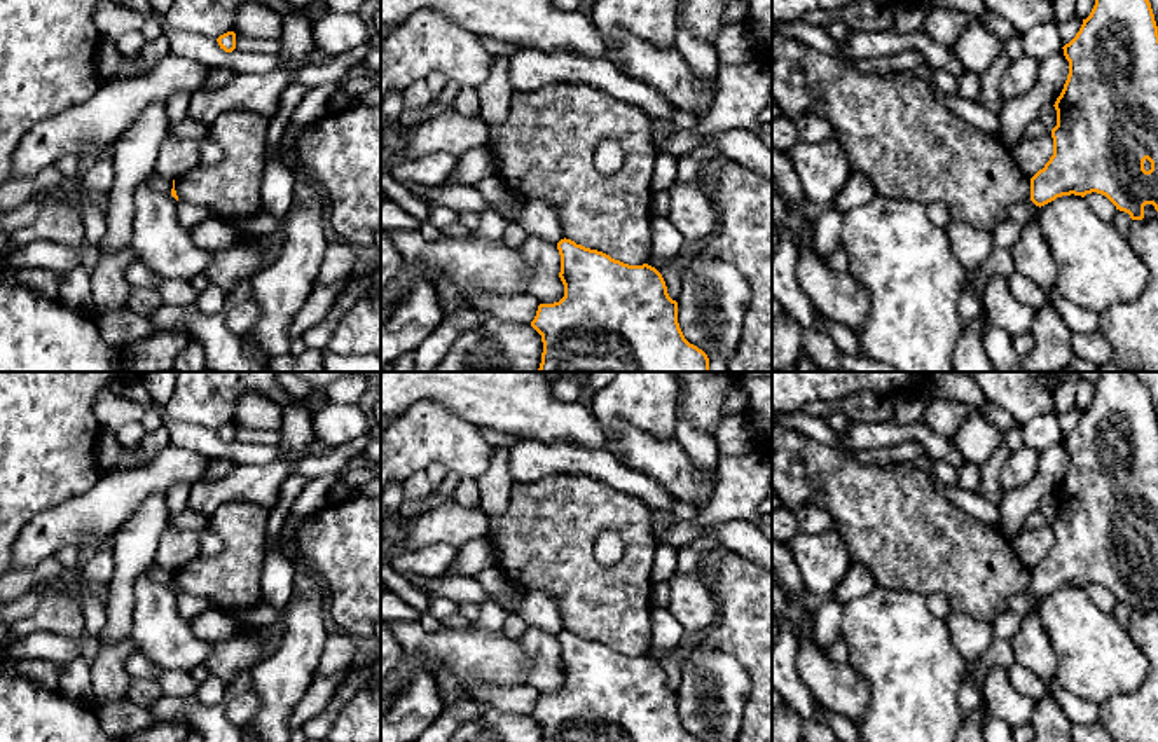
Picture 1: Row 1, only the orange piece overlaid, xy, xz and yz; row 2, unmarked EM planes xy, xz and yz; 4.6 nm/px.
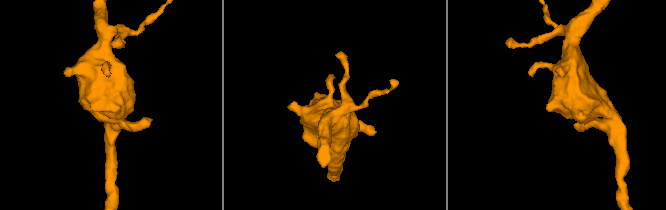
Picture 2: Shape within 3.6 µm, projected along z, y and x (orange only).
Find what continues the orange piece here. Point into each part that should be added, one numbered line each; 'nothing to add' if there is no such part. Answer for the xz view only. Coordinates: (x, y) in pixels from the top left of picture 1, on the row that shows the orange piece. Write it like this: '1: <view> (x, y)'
nothing to add

